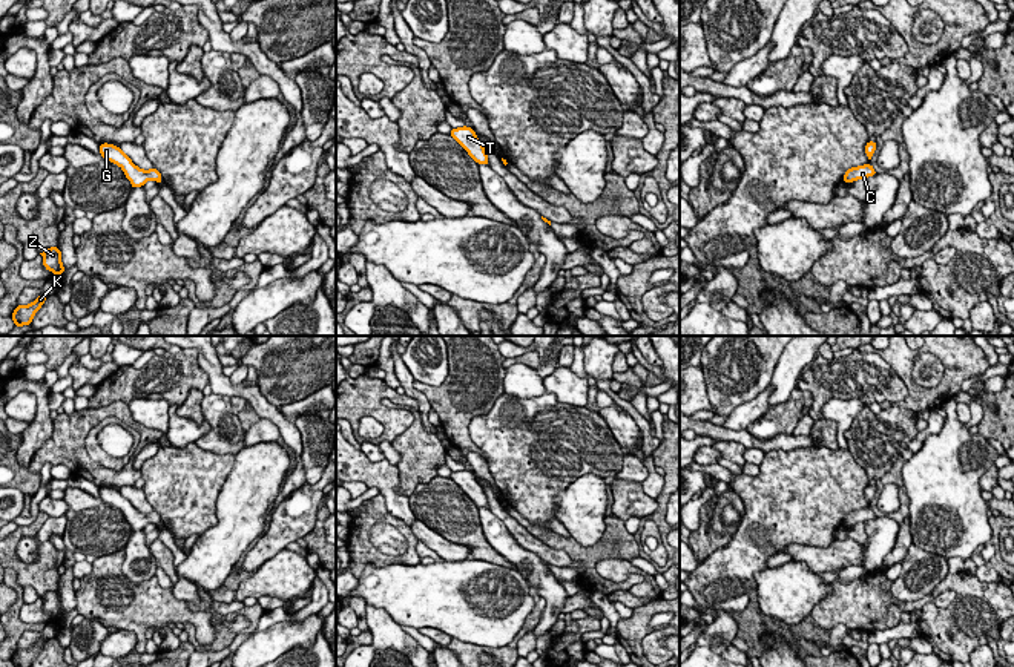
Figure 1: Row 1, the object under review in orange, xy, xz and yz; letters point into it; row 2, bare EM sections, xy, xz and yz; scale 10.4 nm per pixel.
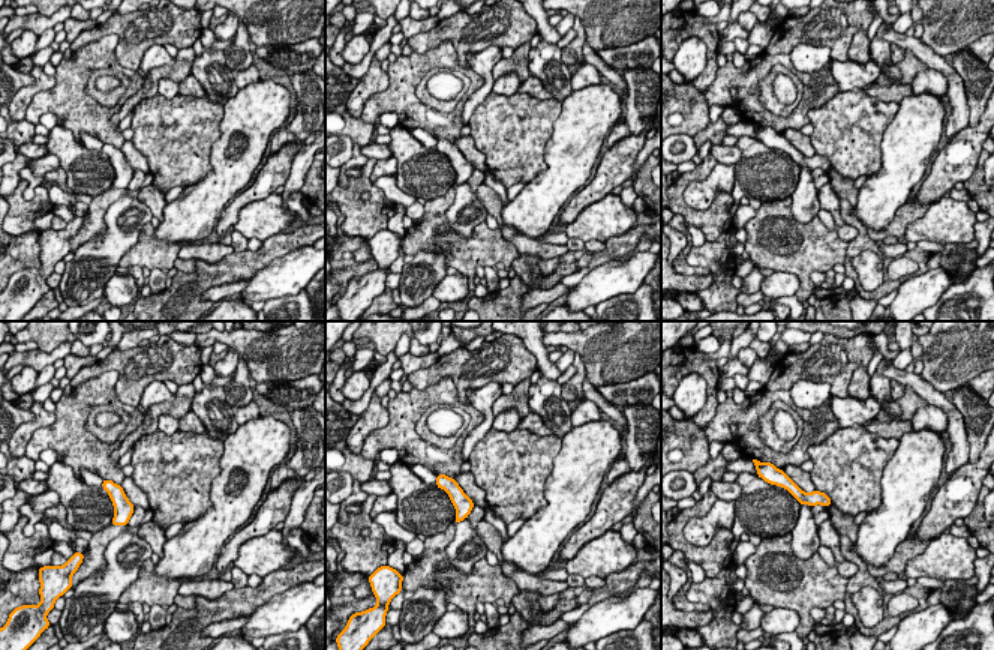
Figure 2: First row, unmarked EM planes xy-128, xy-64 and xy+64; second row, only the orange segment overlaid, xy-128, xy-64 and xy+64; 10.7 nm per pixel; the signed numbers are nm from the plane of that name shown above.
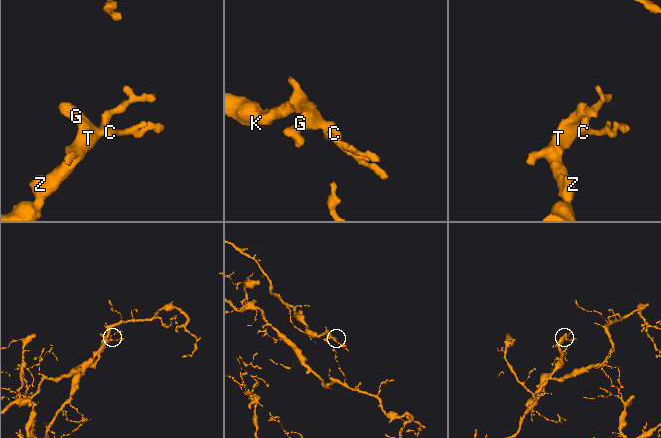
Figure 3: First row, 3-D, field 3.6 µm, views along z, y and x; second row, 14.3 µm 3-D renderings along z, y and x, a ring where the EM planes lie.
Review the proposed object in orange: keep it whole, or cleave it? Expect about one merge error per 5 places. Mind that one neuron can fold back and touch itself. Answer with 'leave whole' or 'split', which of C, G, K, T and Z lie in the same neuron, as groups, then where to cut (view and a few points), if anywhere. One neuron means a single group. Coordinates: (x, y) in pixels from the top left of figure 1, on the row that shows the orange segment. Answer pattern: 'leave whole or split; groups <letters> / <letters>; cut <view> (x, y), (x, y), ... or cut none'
leave whole; groups C G K T Z; cut none

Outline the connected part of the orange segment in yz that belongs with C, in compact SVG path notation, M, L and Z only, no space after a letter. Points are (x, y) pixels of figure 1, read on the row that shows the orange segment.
M864 164L864 166L858 166L858 167L851 167L845 172L844 175L844 182L853 182L856 179L864 179L868 176L874 176L877 172L873 169L871 164Z

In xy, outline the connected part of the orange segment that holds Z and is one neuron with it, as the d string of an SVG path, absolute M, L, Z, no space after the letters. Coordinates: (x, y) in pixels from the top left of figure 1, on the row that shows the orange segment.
M49 247L40 255L43 256L43 265L46 270L52 271L57 276L64 273L64 267L61 264L61 251L58 247Z

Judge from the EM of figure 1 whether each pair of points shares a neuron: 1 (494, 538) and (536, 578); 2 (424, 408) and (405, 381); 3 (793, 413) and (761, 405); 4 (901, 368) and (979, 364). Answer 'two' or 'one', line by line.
1: one
2: one
3: two
4: one

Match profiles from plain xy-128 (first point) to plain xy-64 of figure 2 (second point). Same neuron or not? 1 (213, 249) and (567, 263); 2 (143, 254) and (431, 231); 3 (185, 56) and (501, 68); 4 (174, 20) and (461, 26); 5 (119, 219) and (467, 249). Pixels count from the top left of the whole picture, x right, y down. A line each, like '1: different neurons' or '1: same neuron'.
1: different neurons
2: same neuron
3: same neuron
4: same neuron
5: different neurons

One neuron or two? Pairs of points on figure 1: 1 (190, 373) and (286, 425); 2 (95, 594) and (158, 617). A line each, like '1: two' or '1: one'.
1: two
2: one

